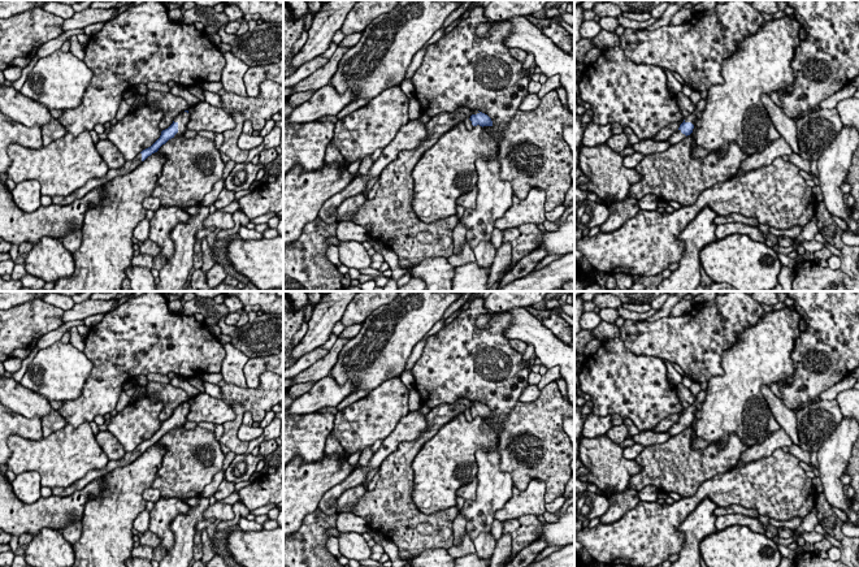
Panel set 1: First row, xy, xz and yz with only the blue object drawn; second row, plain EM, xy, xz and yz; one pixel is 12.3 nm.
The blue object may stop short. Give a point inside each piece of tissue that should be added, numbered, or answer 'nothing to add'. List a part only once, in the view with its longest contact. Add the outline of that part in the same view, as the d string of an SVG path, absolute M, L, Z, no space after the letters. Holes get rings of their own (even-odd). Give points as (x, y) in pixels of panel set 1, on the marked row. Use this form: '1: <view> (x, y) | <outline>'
1: xy (182, 118) | M182 112L174 118L174 122L178 124L178 133L174 137L182 135L187 130L188 118L190 114L187 112Z

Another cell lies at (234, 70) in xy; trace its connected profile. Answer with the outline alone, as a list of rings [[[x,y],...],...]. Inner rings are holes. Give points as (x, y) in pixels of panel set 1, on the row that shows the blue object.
[[[231,52],[224,53],[224,57],[225,68],[221,77],[224,91],[233,92],[240,96],[247,96],[243,77],[250,66]]]

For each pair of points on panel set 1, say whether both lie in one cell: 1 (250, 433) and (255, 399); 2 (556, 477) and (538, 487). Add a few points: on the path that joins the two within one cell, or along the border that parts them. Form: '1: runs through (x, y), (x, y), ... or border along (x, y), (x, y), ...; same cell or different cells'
1: border along (242, 423), (237, 436), (248, 442); different cells
2: border along (515, 485), (523, 490), (541, 480), (546, 502); different cells

